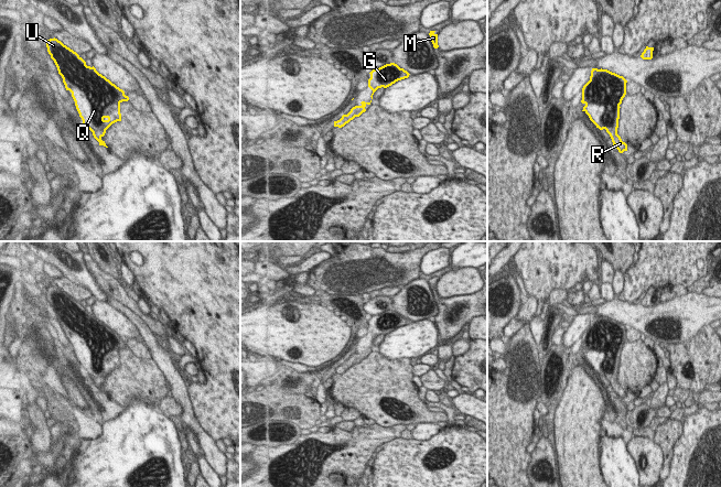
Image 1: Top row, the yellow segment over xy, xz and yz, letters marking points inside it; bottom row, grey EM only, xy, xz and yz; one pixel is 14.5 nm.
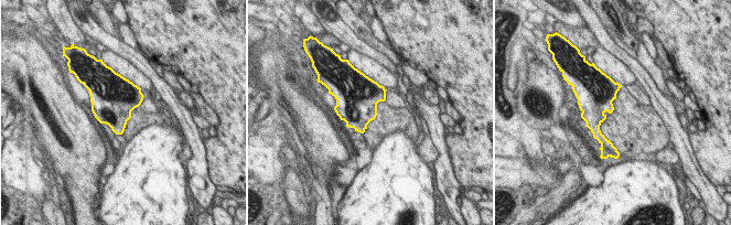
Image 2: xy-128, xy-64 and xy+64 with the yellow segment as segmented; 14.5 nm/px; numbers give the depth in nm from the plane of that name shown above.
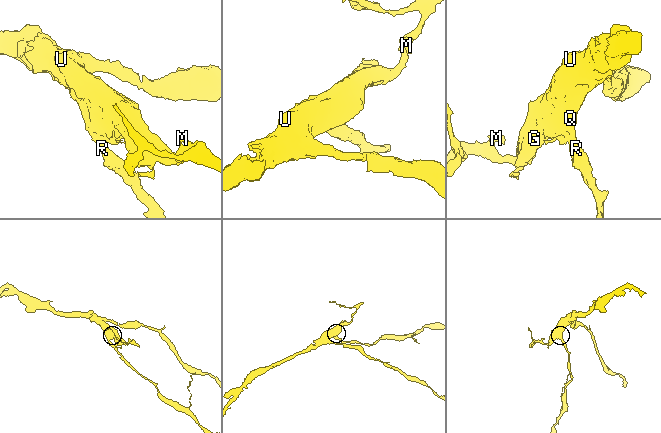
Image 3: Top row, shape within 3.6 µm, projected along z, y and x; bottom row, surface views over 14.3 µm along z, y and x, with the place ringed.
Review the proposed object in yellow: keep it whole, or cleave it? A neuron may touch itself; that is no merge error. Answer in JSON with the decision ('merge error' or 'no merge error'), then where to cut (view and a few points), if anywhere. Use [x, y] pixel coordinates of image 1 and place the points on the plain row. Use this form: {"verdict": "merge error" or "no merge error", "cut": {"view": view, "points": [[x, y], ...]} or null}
{"verdict": "no merge error", "cut": null}

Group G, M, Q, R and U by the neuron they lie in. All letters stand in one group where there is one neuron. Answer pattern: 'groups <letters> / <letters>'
groups G M Q R U

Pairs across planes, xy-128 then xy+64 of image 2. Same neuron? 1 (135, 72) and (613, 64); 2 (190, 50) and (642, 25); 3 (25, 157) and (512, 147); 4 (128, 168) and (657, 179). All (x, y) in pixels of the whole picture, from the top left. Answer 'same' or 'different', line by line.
1: same
2: different
3: same
4: same

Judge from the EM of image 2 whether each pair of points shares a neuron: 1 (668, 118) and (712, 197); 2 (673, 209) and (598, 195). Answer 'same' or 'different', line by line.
1: same
2: same

